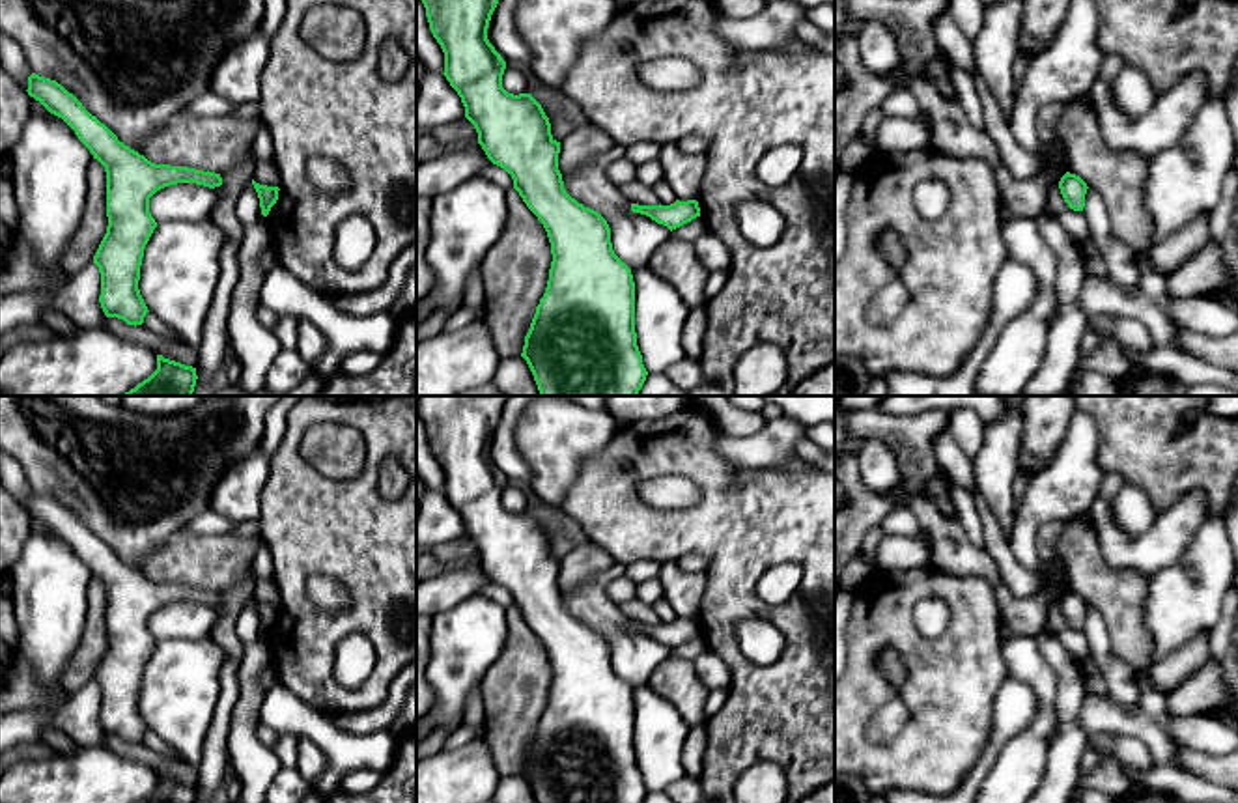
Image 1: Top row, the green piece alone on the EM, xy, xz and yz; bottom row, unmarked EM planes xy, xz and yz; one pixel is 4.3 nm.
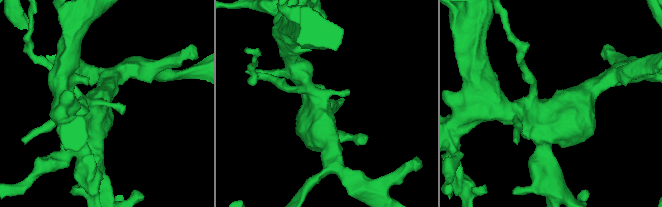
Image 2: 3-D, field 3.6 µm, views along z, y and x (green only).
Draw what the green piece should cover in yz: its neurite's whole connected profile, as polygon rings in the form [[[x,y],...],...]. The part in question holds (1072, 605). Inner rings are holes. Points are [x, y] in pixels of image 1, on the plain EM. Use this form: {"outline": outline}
{"outline": [[[1066,590],[1059,599],[1059,607],[1070,627],[1083,629],[1089,605],[1079,594]]]}

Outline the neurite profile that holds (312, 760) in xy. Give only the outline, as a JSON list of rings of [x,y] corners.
[[[299,738],[299,762],[297,771],[306,779],[306,782],[316,788],[316,782],[327,768],[325,753],[308,738]]]

